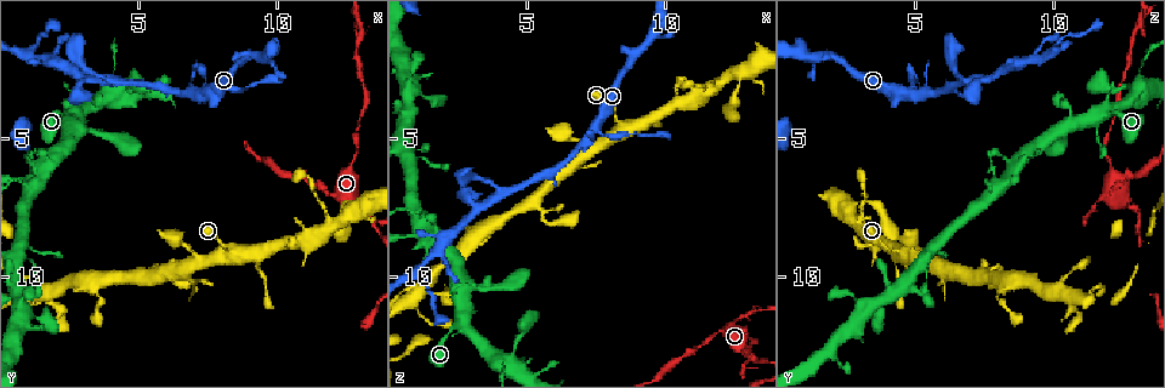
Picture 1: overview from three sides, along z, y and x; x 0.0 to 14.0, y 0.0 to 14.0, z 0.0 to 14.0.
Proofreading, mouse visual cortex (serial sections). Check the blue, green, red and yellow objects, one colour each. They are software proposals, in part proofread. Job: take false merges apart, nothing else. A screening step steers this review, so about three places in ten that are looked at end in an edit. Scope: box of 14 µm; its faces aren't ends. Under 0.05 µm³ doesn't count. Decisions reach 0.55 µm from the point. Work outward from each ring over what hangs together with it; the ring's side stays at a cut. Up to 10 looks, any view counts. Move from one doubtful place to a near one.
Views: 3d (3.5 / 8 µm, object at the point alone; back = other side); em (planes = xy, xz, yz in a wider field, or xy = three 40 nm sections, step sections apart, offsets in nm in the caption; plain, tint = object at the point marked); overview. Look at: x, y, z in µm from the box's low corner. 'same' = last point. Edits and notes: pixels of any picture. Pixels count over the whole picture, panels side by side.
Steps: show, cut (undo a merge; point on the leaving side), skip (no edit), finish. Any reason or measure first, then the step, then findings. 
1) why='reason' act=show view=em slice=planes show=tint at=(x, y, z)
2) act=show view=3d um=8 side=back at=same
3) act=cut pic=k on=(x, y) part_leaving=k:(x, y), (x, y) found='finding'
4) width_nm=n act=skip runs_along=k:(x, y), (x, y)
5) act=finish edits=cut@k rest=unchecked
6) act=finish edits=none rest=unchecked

act=show view=3d um=3.5 at=(7.4, 3.3, 4.6)

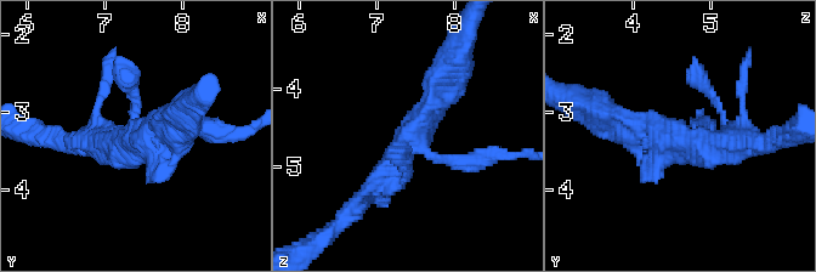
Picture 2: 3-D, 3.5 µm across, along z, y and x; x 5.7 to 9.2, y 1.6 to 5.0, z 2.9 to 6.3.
why='now the EM' act=show view=em slice=planes show=tint at=(7.45, 3.30, 4.65)

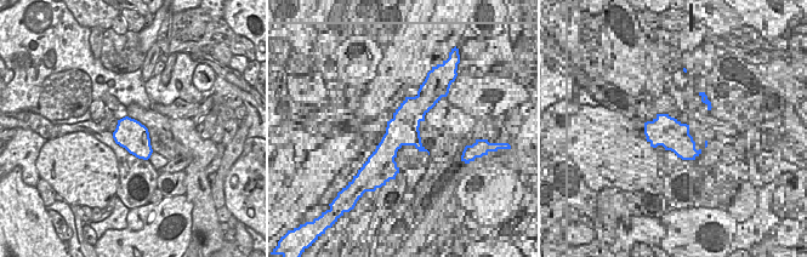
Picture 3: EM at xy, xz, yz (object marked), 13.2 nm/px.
act=show view=em slice=xy step=5 show=tint at=same

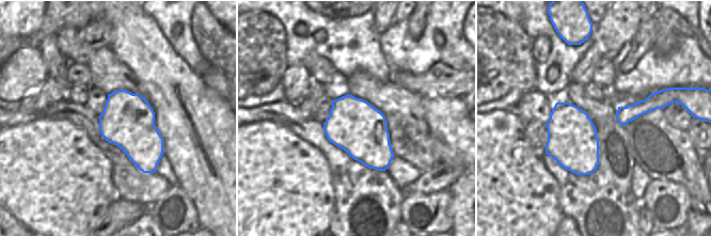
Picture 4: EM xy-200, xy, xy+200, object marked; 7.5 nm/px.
width_nm=400 act=cut pic=2 on=(471, 157) part_leaving=2:(435, 156), (472, 162), (525, 153) found='a second cell is stuck on'

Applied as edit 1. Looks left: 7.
act=show view=overview

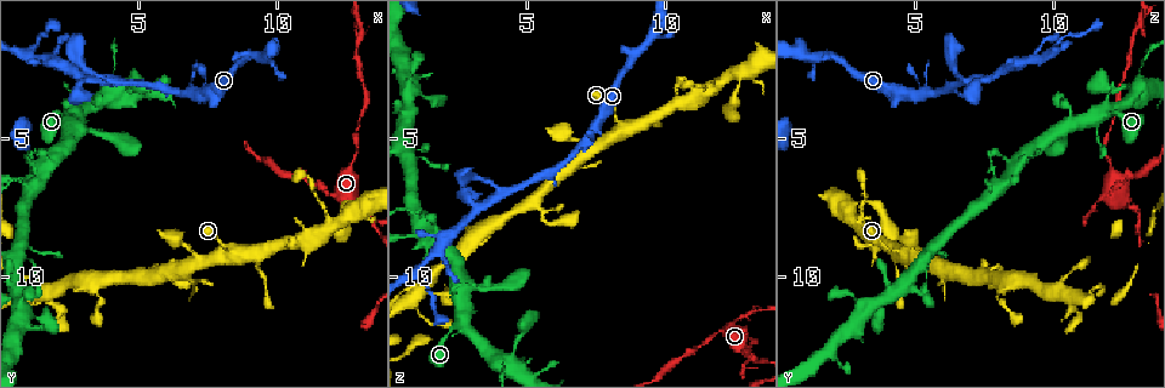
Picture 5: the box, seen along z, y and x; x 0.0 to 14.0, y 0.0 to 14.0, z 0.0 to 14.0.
why='abrupt turn' act=show view=3d um=3.5 at=(2.4, 11.2, 10.9)

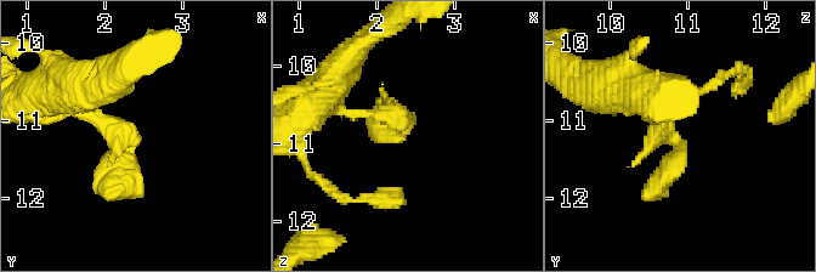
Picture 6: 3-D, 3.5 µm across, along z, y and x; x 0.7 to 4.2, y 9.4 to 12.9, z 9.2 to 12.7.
act=show view=em slice=xy step=3 show=tint at=(2.30, 11.25, 10.80)

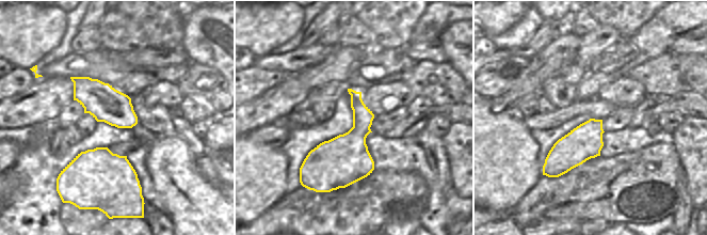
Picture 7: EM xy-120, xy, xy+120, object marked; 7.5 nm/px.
act=skip runs_along=6:(67, 106), (130, 136), (103, 196) found='one cell here'

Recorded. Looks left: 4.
why='narrows sharply' act=show view=3d um=3.5 at=(4.5, 3.2, 13.0)

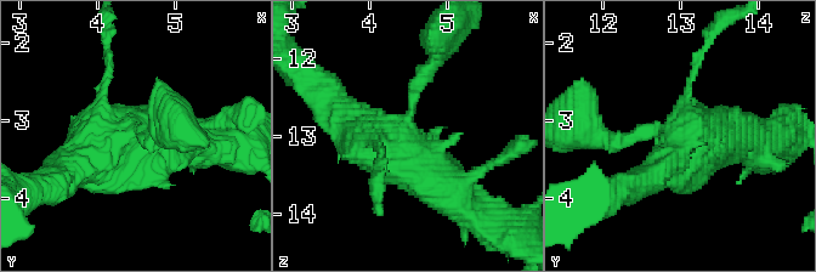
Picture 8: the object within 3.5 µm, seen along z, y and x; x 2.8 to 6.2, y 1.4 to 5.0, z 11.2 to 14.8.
why='now the EM' act=show view=em slice=planes show=tint at=(4.45, 3.15, 12.90)

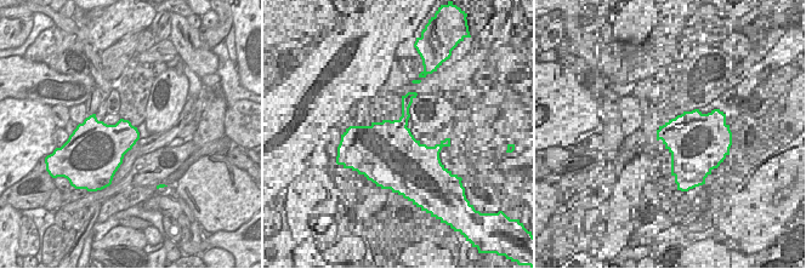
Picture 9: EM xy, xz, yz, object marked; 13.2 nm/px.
width_nm=480 act=cut pic=8 on=(696, 60) part_leaving=8:(684, 101), (700, 52), (712, 34) found='two cells meet here'

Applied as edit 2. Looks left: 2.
act=finish edits=cut@2,cut@8 rest=unchecked

